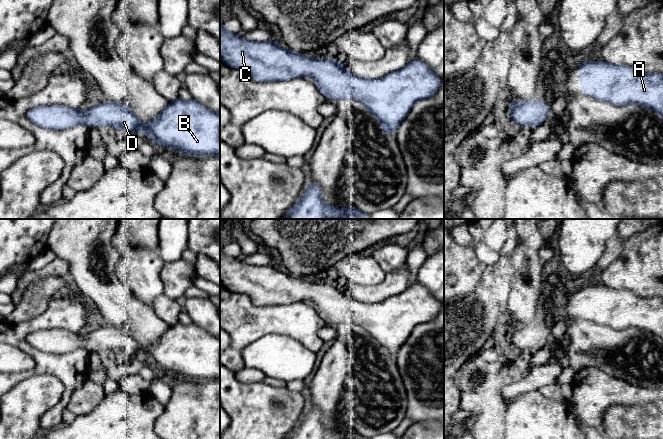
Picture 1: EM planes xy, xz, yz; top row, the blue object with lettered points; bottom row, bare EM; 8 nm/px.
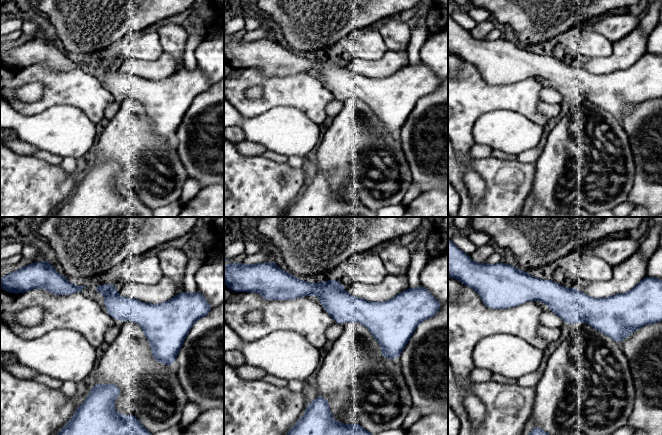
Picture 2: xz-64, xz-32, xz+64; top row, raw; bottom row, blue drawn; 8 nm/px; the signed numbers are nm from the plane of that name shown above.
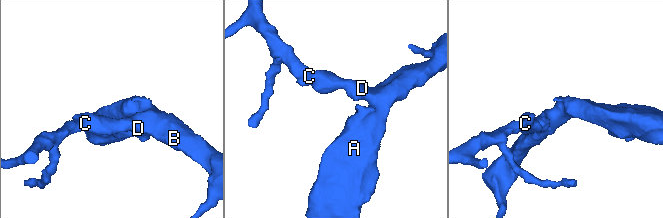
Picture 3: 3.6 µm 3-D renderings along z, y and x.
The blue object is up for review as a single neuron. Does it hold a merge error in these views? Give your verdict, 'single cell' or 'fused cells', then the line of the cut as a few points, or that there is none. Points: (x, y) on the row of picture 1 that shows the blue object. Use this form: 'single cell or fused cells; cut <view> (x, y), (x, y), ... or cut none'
single cell; cut none

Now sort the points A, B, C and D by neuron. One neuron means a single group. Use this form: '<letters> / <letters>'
A B C D

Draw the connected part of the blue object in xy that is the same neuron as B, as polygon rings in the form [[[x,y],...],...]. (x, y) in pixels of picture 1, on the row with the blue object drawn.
[[[176,99],[152,121],[142,123],[126,104],[105,101],[88,111],[65,105],[42,105],[30,109],[26,117],[45,129],[69,129],[79,124],[89,129],[112,126],[120,131],[141,132],[160,147],[173,147],[190,156],[220,155],[220,114],[195,99]]]

